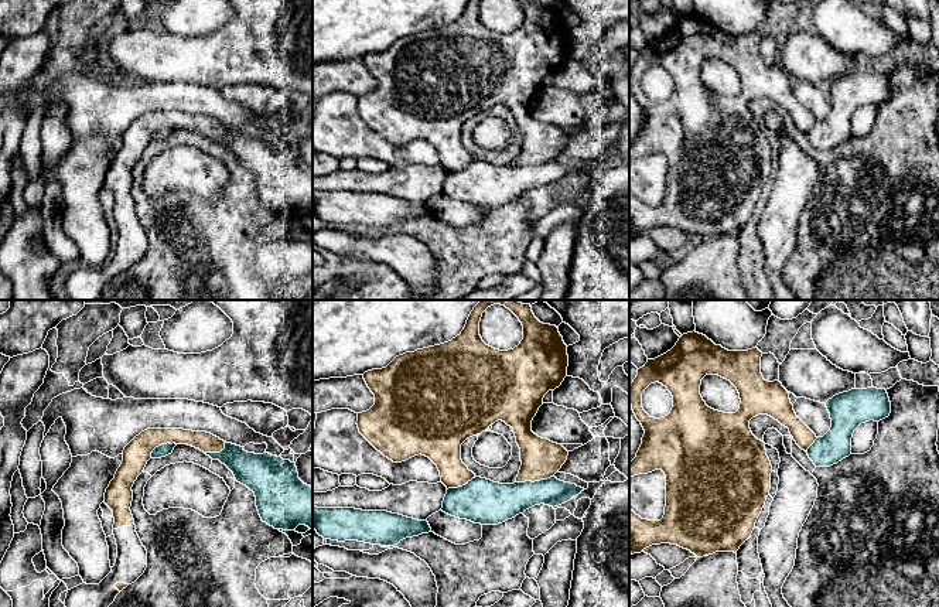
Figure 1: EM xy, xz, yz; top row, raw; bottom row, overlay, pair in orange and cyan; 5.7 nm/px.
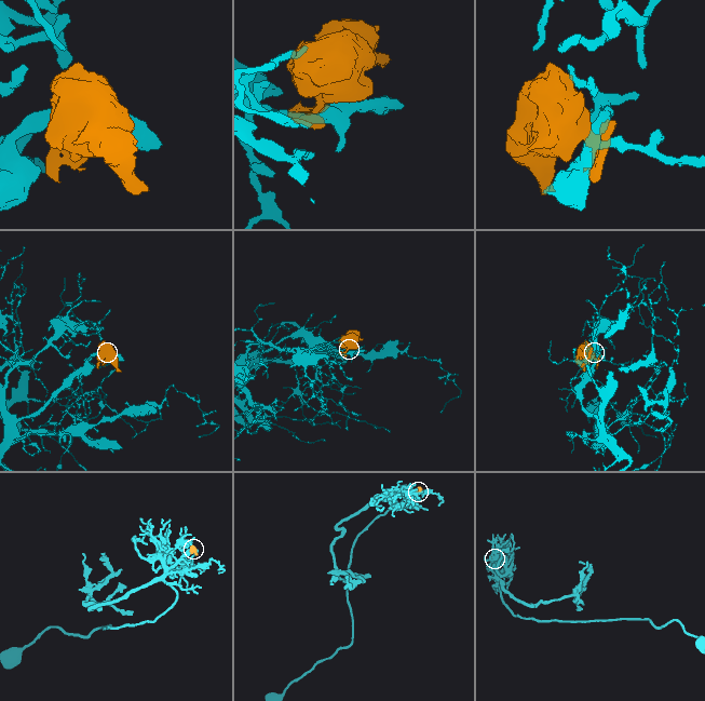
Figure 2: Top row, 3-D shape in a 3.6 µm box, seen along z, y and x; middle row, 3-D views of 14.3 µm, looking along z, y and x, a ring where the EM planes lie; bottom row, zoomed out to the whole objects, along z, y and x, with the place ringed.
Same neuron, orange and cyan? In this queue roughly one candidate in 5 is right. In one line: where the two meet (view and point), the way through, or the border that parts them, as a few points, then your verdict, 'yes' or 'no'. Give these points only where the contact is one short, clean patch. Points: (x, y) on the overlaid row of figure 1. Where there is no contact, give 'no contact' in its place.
xz (533, 481) | no

